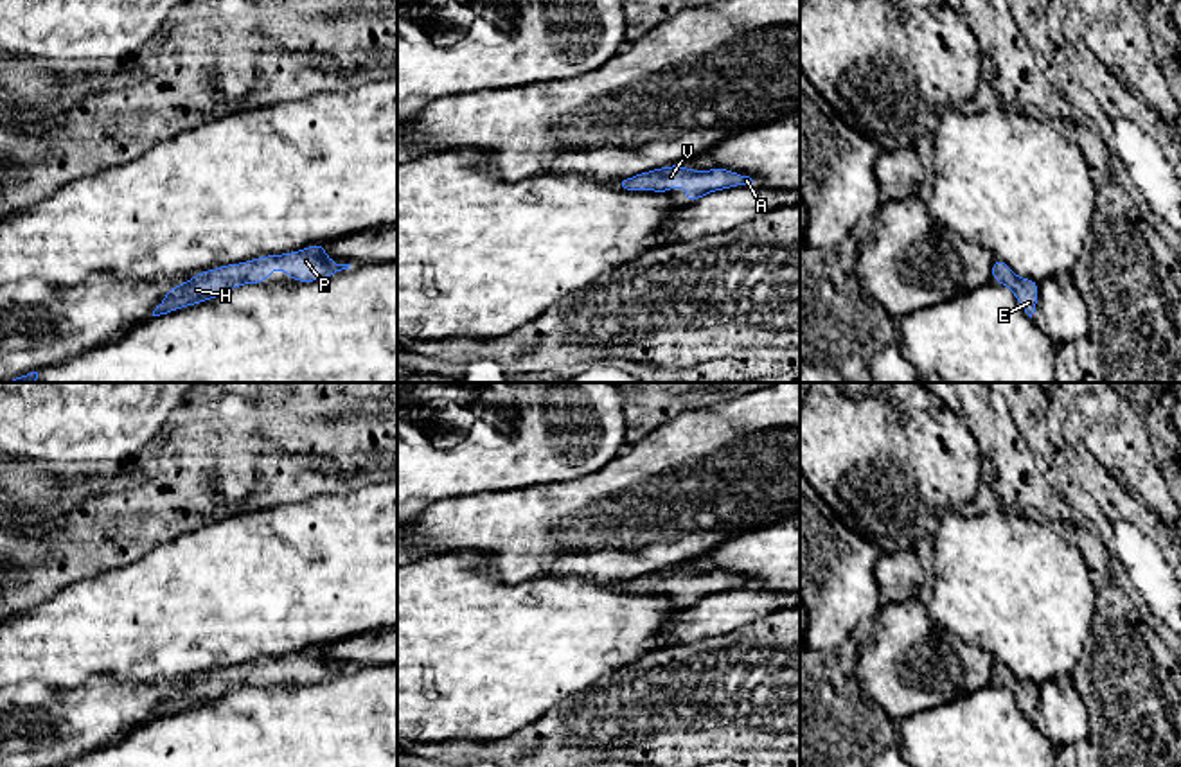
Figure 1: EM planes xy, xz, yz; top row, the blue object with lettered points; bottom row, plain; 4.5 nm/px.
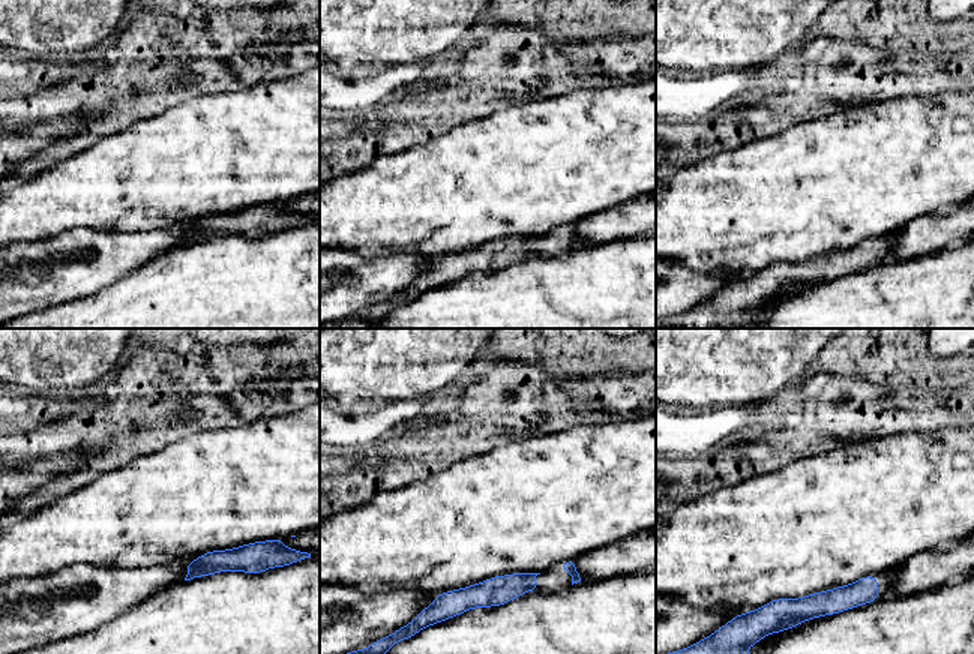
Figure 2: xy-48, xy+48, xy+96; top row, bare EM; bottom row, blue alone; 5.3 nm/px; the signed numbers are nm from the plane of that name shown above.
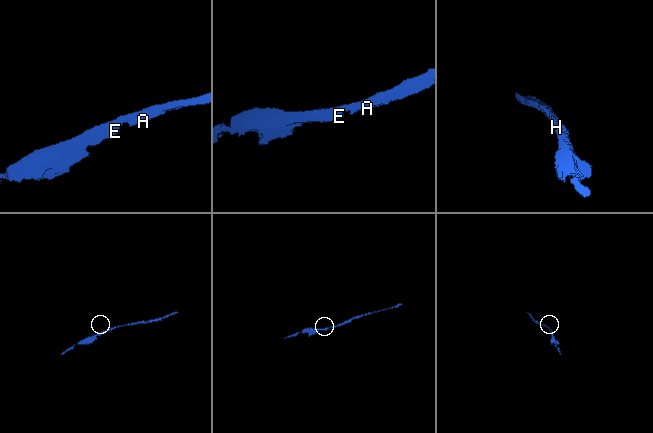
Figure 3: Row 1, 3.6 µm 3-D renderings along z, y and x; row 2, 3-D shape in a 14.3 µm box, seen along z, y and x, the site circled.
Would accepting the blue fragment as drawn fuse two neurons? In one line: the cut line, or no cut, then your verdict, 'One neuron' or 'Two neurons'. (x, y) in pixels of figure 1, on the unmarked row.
No split. One neuron

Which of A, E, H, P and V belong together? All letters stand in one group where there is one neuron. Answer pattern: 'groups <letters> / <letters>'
groups A E H P V

